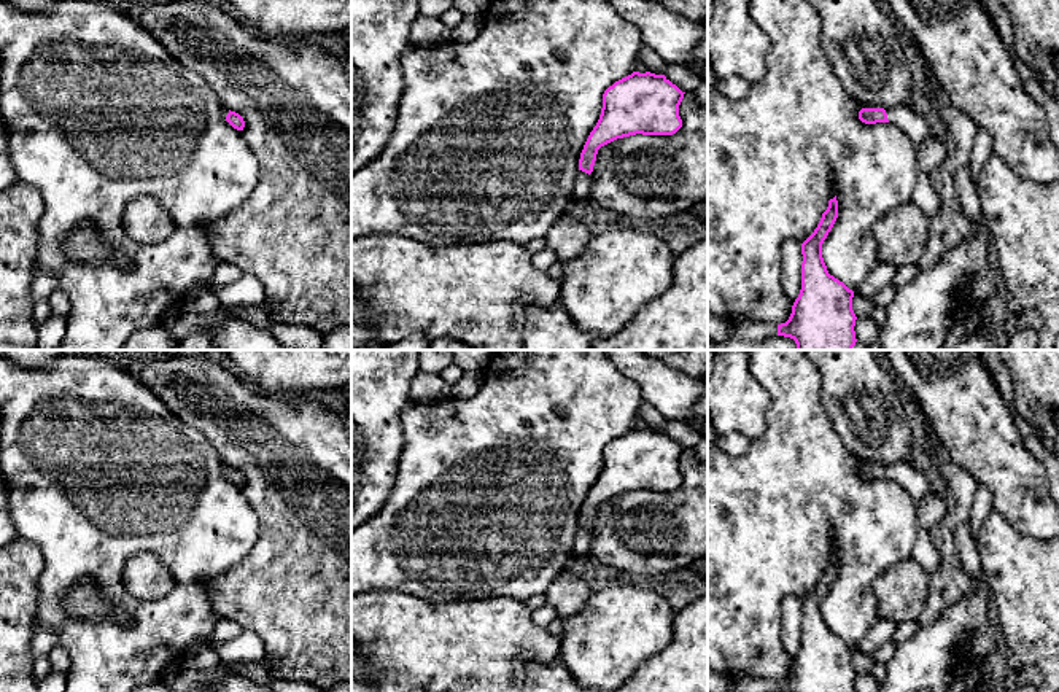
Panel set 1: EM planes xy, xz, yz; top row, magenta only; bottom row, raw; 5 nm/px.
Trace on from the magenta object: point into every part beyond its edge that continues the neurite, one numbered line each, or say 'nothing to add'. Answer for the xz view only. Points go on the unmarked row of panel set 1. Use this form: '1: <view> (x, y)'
1: xz (582, 546)

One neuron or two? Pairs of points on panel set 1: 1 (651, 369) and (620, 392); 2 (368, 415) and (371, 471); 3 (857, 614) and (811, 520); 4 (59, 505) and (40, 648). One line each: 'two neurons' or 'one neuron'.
1: two neurons
2: one neuron
3: one neuron
4: two neurons

